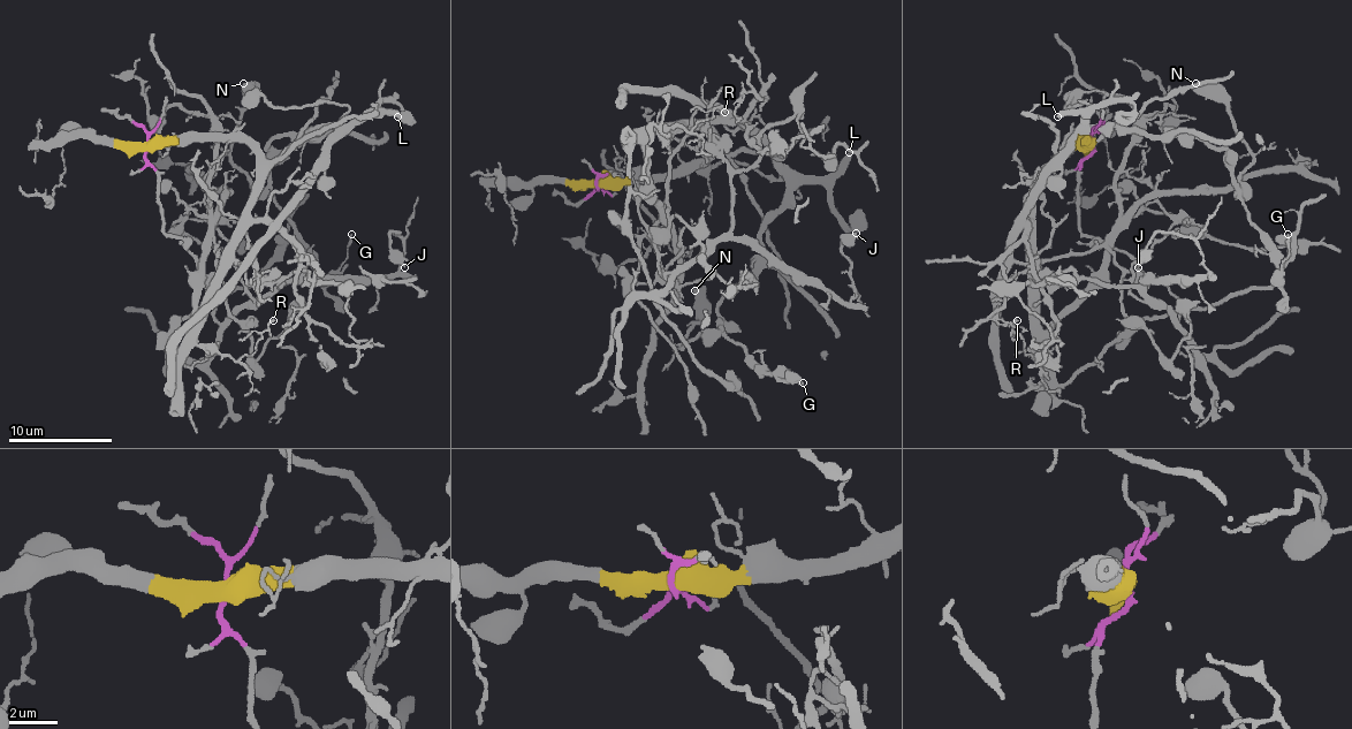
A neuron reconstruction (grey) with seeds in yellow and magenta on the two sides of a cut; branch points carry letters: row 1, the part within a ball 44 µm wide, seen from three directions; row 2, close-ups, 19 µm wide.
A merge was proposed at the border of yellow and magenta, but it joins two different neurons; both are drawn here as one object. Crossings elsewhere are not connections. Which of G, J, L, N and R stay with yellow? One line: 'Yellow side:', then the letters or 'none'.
Yellow side: G, L, N, R

